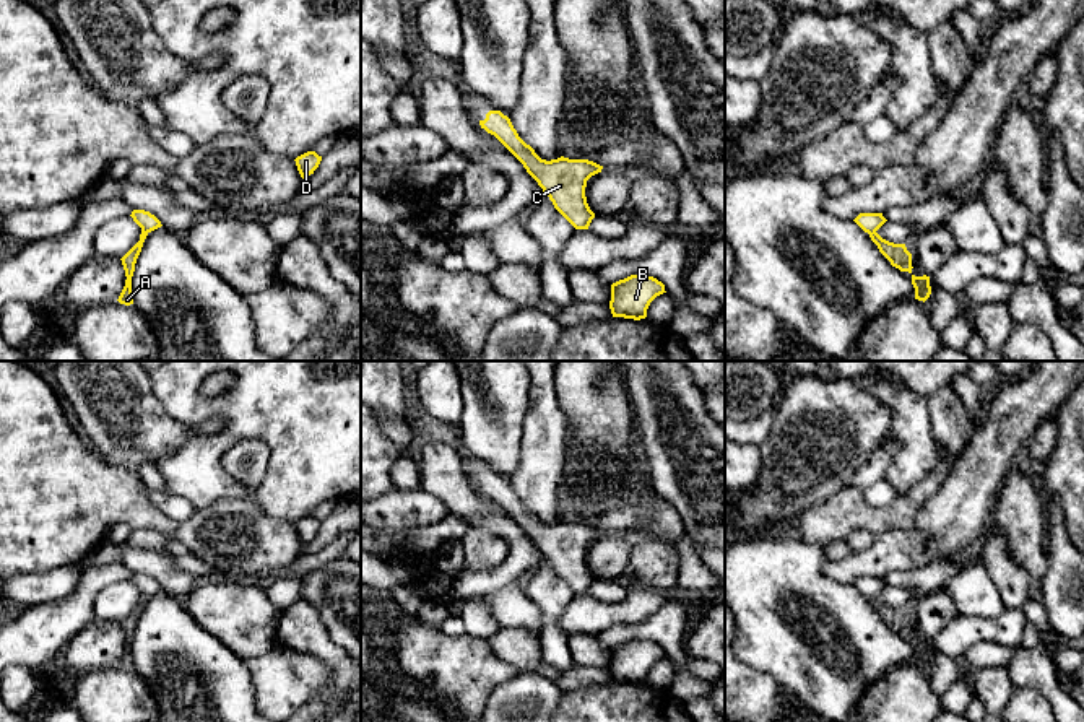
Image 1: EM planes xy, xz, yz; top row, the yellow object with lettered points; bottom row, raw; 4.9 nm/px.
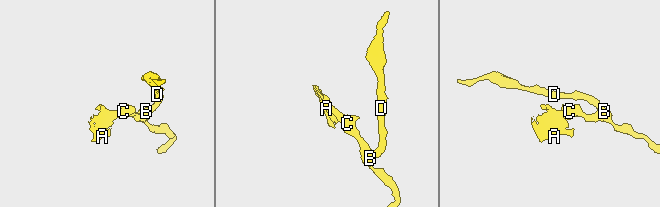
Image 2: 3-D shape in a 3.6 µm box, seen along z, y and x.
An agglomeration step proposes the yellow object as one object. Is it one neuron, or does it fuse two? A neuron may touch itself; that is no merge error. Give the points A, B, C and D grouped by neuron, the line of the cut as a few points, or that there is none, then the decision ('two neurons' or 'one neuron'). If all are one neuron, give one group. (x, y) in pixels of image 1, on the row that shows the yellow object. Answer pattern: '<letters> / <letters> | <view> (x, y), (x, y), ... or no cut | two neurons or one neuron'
A B C D | no cut | one neuron

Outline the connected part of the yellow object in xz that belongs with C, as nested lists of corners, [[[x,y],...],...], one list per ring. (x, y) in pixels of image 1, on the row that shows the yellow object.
[[[489,111],[481,128],[494,135],[538,182],[554,208],[575,228],[588,229],[595,213],[585,197],[587,180],[601,172],[603,166],[588,159],[541,159],[514,128],[510,119],[501,111]]]

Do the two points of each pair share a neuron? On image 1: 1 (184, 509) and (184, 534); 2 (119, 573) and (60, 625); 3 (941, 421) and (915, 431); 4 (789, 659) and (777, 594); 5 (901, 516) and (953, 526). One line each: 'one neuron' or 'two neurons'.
1: two neurons
2: one neuron
3: two neurons
4: one neuron
5: two neurons

